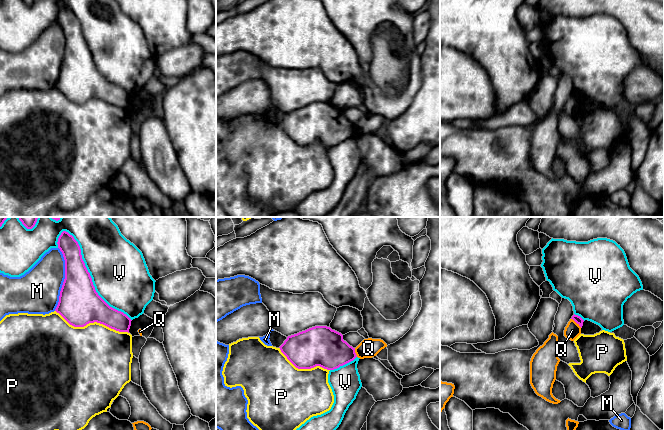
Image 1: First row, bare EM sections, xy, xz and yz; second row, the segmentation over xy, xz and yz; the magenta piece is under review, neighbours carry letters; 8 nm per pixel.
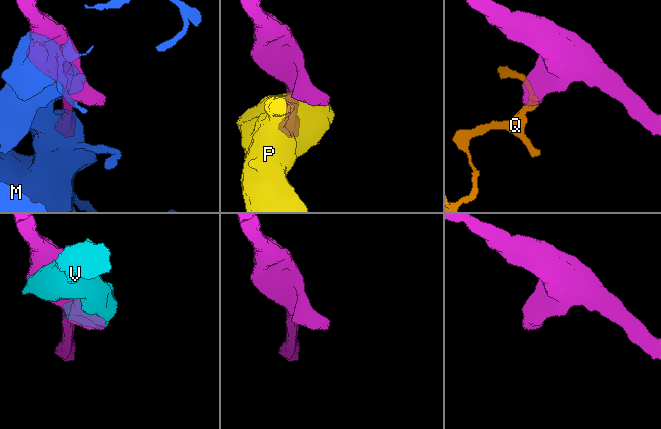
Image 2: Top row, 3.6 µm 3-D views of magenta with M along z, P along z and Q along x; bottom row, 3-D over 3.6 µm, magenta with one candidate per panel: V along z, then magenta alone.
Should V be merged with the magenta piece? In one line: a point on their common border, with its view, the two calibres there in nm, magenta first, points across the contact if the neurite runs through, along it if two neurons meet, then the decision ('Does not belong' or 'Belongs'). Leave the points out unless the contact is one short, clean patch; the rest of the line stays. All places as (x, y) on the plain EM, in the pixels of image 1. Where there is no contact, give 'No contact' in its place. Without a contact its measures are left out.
Touches magenta at xy (90, 53). Thickness 340 nm (magenta) against 460 nm. Does not belong

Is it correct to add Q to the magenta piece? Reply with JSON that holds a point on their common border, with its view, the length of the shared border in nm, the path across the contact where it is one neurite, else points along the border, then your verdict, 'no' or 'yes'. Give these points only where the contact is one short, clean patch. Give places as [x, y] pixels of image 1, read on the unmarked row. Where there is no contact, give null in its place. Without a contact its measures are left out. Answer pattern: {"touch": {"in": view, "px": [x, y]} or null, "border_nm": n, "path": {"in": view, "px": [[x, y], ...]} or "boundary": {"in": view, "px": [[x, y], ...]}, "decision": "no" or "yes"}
{"touch": {"in": "yz", "px": [576, 98]}, "border_nm": 120, "boundary": {"in": "yz", "px": [[571, 94], [581, 103]]}, "decision": "no"}

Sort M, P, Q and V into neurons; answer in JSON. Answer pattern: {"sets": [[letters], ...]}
{"sets": [["M"], ["P"], ["Q"], ["V"]]}

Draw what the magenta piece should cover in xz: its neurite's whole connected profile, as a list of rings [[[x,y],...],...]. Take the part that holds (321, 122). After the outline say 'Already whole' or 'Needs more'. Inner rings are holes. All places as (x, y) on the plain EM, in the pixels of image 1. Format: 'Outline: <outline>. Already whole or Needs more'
Outline: [[[315,102],[288,112],[279,124],[298,145],[320,142],[334,146],[357,133],[355,124],[343,116],[343,111],[327,102]]]. Already whole

